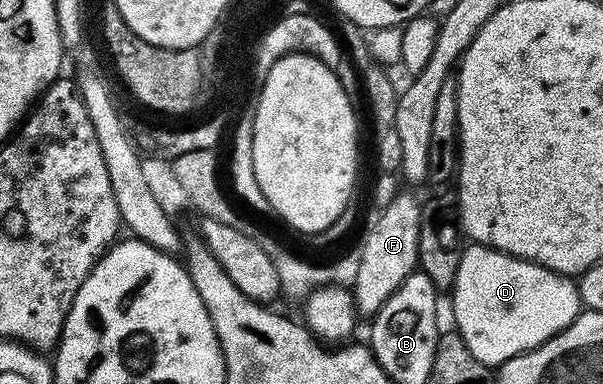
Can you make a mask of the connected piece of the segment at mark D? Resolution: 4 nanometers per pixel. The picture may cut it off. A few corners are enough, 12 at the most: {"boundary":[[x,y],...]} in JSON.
{"boundary":[[479,244],[465,249],[452,314],[499,368],[582,312],[577,283]]}

